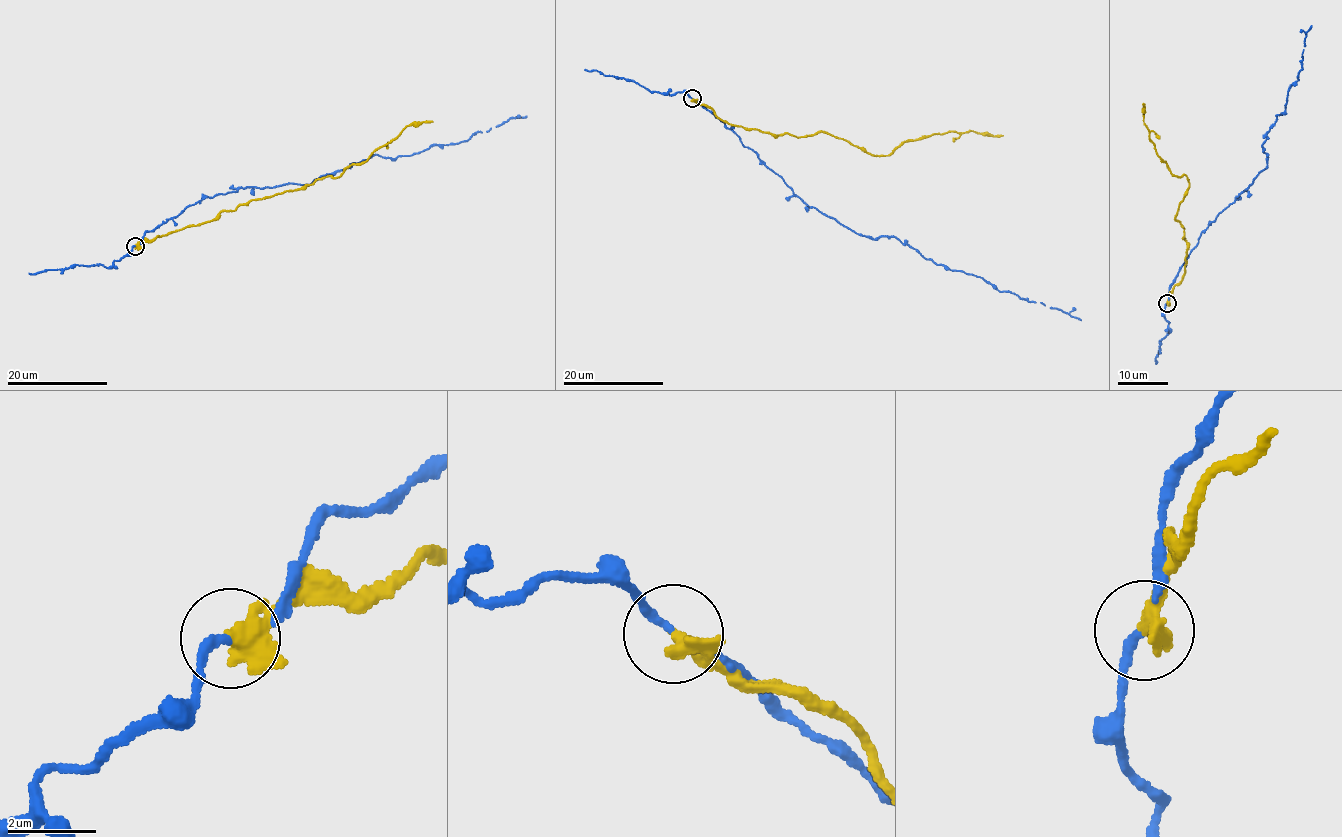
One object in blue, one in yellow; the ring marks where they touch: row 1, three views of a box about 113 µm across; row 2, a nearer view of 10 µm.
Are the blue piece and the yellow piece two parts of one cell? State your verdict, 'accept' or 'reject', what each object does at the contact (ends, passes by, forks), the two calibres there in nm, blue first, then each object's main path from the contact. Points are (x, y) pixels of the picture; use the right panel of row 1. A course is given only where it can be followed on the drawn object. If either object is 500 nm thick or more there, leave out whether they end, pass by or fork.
reject; blue passes by; yellow passes by; calibres 150 and 340 nm; course blue (1167, 303), (1175, 276), (1203, 230), (1265, 168), (1262, 144), (1298, 80), (1303, 41), (1312, 25); course yellow (1167, 303), (1185, 272), (1184, 229), (1174, 217), (1189, 186), (1186, 176), (1173, 175), (1157, 153), (1142, 104)

